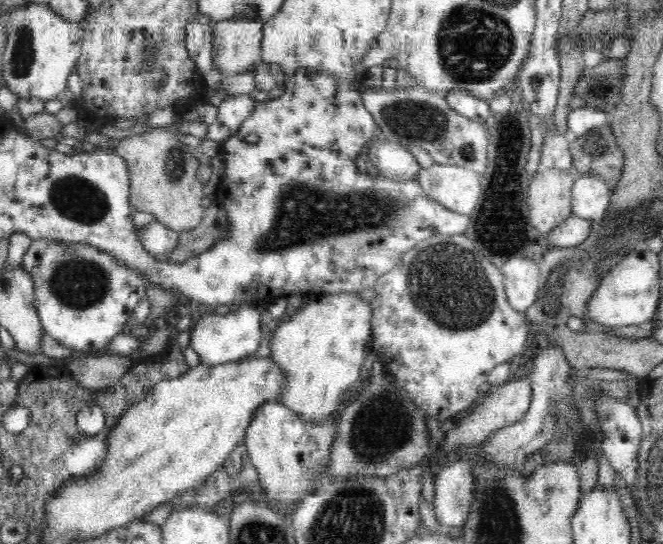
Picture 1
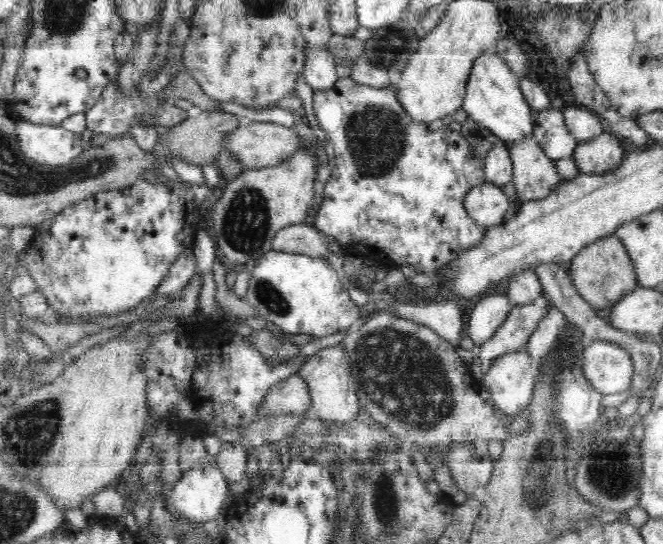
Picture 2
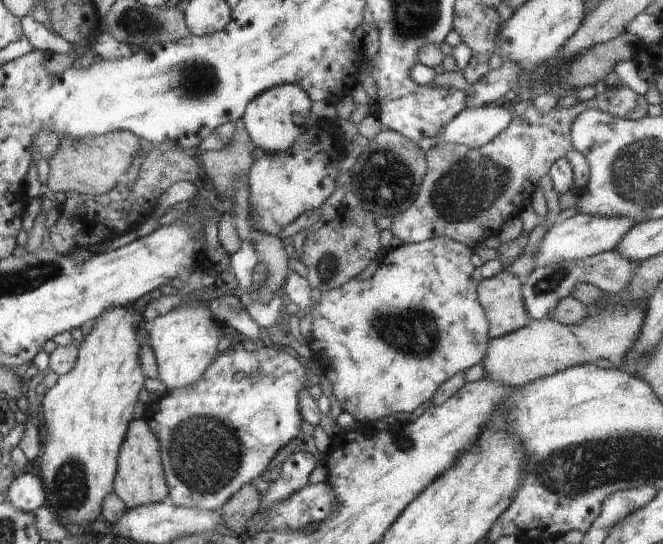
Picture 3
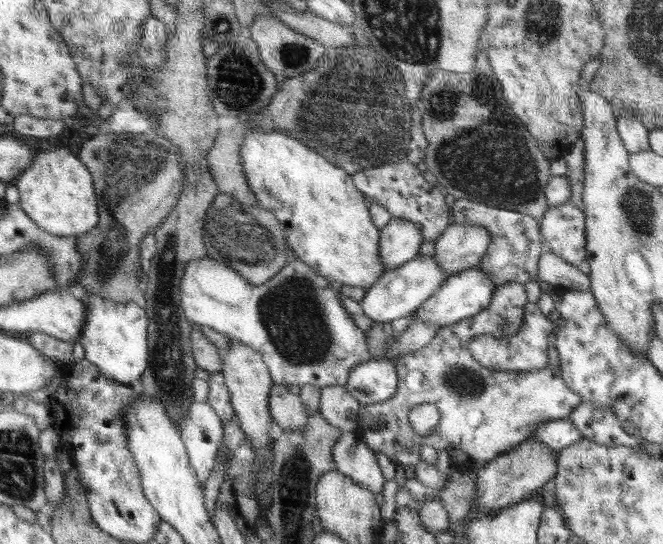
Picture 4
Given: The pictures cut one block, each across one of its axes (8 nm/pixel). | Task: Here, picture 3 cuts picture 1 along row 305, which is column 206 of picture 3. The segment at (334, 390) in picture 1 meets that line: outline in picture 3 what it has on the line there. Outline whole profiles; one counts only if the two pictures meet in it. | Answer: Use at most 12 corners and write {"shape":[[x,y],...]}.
{"shape":[[208,304],[148,324],[168,392],[194,385],[223,336]]}

